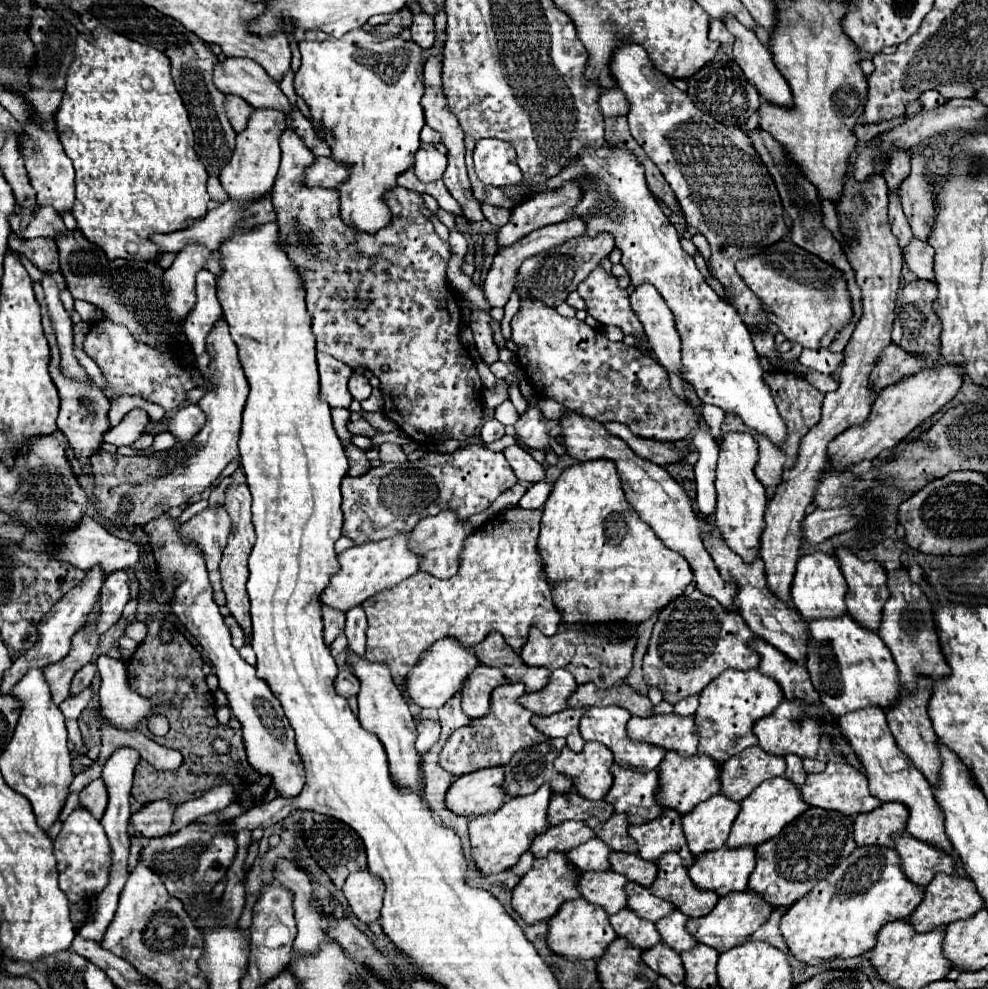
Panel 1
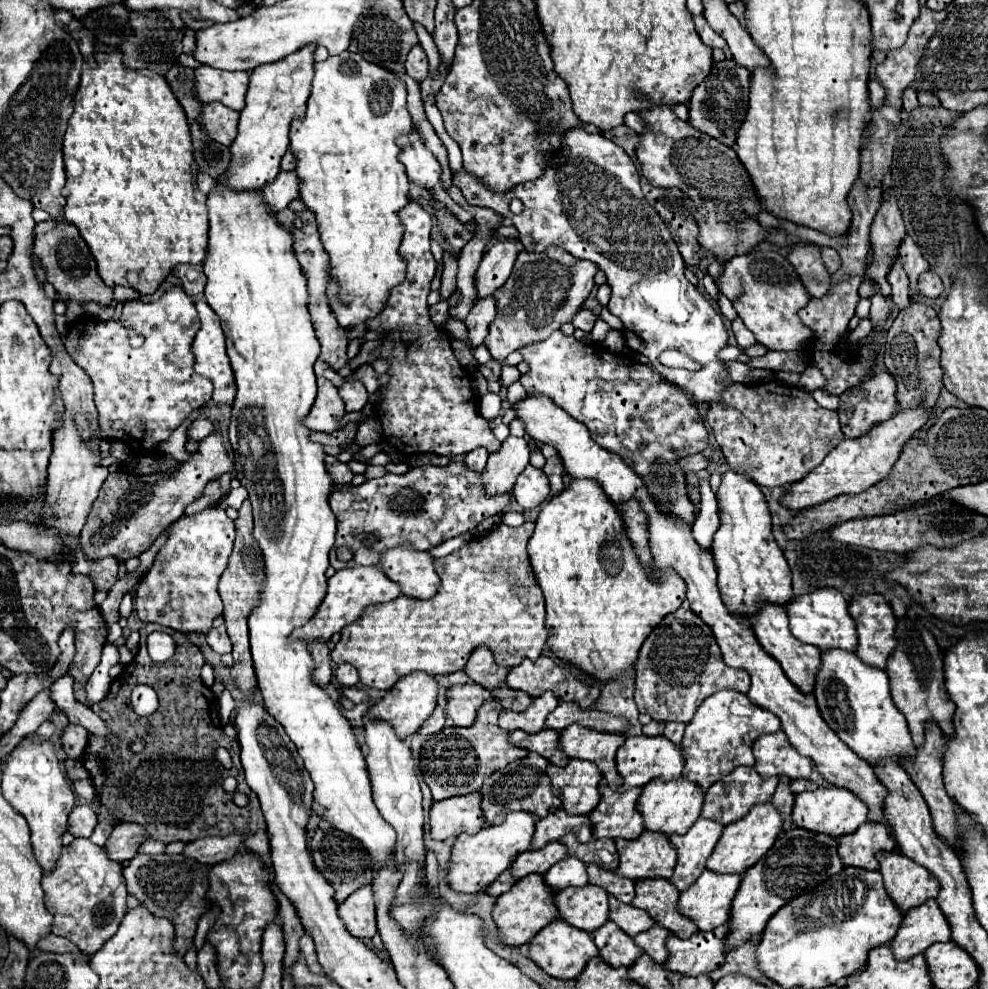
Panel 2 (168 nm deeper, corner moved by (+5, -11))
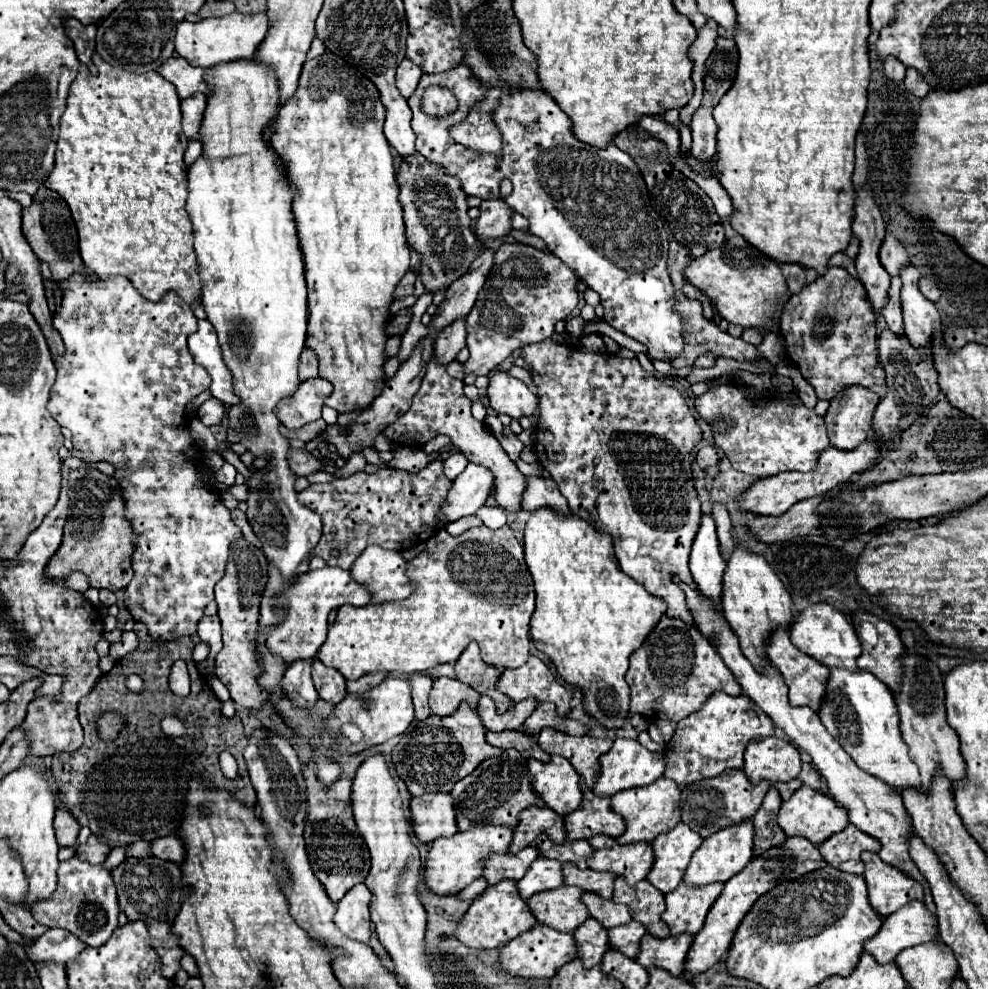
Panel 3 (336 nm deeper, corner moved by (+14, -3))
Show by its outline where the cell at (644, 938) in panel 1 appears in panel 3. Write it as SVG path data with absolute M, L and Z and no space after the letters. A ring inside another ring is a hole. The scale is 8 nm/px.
M589 917L583 925L579 925L573 935L575 935L579 957L583 959L585 969L589 969L593 965L599 965L605 951L611 949L607 929L603 927L603 923L599 923L593 917Z

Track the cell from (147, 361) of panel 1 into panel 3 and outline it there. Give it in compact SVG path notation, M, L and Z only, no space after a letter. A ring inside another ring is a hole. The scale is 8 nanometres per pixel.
M73 275L67 281L61 283L63 291L63 303L57 309L55 317L53 317L53 327L59 331L63 343L65 343L65 357L57 357L54 359L57 376L53 387L51 388L49 403L47 409L49 413L55 417L55 421L61 427L71 429L73 433L73 447L83 451L83 459L85 461L109 461L115 465L117 473L115 477L119 479L119 485L123 489L123 497L125 497L125 517L131 519L133 523L133 531L137 533L137 541L135 541L135 553L133 553L133 579L131 583L125 587L125 605L129 609L129 613L133 615L135 621L143 621L149 631L153 633L153 637L183 637L183 635L193 635L197 631L197 623L203 617L203 609L213 601L213 587L215 583L223 577L225 573L225 565L227 565L227 557L229 557L229 545L235 537L241 535L239 527L231 521L229 509L221 503L221 495L207 491L199 485L199 459L197 459L197 445L193 443L189 431L185 431L185 427L181 427L185 423L185 405L189 399L197 397L199 393L203 393L205 389L209 389L211 385L211 377L209 373L193 363L193 357L189 355L187 349L187 337L197 331L197 317L193 315L189 305L179 305L179 297L173 291L167 291L163 295L161 301L153 303L147 301L143 295L139 295L139 291L133 287L133 283L129 283L127 277L109 277L109 279L99 279L91 275Z

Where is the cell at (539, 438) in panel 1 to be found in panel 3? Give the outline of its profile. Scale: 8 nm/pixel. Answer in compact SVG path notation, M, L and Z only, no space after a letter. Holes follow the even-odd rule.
M469 463L465 471L453 481L453 489L447 495L447 501L441 509L445 521L457 521L465 515L477 513L485 505L489 493L493 491L493 473L485 465Z

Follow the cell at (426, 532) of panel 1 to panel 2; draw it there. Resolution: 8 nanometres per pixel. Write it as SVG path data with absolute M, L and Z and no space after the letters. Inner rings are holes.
M408 547L388 549L378 567L386 571L390 581L400 585L400 595L412 599L430 599L436 595L440 581L434 571L434 559L426 551Z

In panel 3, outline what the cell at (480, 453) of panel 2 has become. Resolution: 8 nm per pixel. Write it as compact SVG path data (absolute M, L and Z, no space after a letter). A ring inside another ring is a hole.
M453 451L447 459L445 459L445 475L449 479L455 479L459 473L463 473L463 469L467 467L469 459L465 457L465 453L461 451Z

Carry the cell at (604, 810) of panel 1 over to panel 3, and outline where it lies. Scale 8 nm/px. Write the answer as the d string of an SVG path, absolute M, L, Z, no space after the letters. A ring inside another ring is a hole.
M529 807L525 813L521 813L521 821L515 827L515 837L509 847L509 853L517 853L525 847L529 847L539 833L547 833L551 841L563 843L567 839L563 815L549 807Z

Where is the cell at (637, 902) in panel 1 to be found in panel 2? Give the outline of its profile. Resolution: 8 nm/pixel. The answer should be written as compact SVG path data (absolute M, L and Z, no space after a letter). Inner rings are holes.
M612 895L608 899L610 899L608 901L610 903L608 919L614 921L630 937L634 937L634 935L638 935L638 933L642 933L642 931L646 931L646 929L650 929L654 925L654 921L648 917L646 911L636 909L632 905L624 905L616 897L612 897Z

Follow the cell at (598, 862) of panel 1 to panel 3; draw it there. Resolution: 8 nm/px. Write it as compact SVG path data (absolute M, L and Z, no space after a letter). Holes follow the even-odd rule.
M539 857L537 861L533 861L533 865L525 873L525 877L517 883L517 889L519 889L519 893L523 897L529 899L535 893L559 887L563 883L565 883L563 865L559 861L555 861L555 859Z

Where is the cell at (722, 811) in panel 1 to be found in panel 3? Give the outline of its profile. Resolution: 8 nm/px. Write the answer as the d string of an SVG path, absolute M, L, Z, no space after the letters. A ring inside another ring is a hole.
M679 823L669 833L661 833L651 843L655 863L647 875L647 881L651 881L661 893L673 891L681 883L691 855L701 843L703 837L685 823Z

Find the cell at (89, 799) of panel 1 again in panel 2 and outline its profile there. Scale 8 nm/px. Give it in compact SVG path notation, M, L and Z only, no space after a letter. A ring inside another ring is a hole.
M78 805L72 809L68 817L68 831L74 837L90 837L96 823L98 823L98 815L94 813L94 809L88 805Z

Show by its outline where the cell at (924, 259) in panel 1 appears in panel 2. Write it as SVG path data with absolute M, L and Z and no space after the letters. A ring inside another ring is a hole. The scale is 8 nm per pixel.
M926 271L922 273L920 281L918 281L918 289L924 297L930 297L930 299L936 299L936 297L942 297L944 295L944 285L940 281L940 277L932 271Z

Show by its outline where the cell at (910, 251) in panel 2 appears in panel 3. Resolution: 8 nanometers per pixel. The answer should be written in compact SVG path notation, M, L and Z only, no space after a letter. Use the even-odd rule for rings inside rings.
M905 265L901 269L901 307L903 307L903 323L905 323L905 335L909 335L911 345L925 345L931 341L935 333L941 329L941 317L935 305L925 299L917 287L917 281L921 277L919 269L915 265Z

